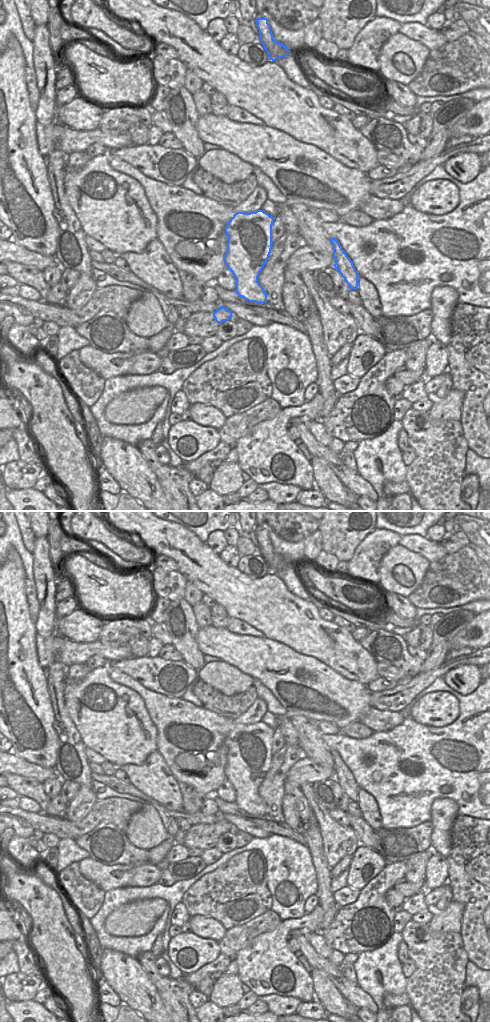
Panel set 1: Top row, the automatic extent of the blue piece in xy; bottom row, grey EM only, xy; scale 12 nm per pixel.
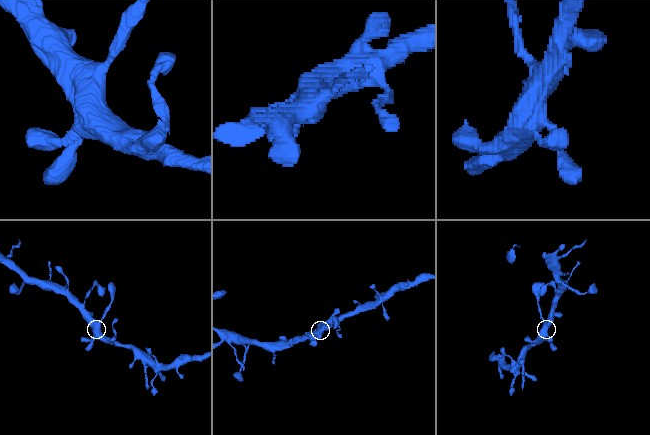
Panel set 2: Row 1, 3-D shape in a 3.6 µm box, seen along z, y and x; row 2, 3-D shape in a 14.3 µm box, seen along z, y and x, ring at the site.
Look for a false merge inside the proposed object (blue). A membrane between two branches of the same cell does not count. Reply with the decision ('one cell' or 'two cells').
one cell

